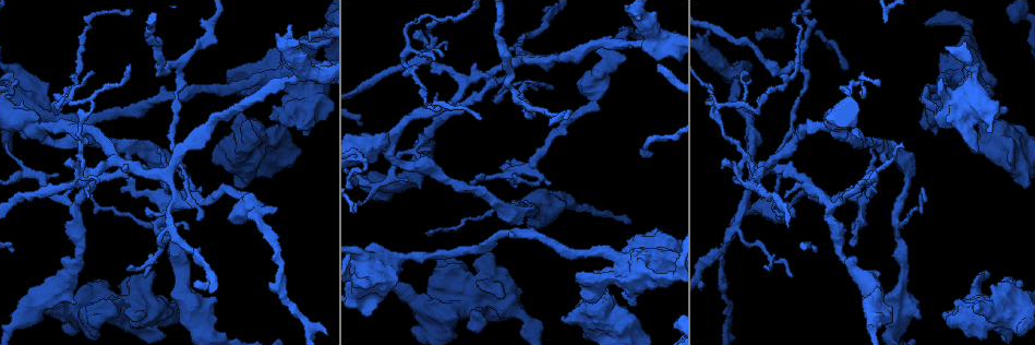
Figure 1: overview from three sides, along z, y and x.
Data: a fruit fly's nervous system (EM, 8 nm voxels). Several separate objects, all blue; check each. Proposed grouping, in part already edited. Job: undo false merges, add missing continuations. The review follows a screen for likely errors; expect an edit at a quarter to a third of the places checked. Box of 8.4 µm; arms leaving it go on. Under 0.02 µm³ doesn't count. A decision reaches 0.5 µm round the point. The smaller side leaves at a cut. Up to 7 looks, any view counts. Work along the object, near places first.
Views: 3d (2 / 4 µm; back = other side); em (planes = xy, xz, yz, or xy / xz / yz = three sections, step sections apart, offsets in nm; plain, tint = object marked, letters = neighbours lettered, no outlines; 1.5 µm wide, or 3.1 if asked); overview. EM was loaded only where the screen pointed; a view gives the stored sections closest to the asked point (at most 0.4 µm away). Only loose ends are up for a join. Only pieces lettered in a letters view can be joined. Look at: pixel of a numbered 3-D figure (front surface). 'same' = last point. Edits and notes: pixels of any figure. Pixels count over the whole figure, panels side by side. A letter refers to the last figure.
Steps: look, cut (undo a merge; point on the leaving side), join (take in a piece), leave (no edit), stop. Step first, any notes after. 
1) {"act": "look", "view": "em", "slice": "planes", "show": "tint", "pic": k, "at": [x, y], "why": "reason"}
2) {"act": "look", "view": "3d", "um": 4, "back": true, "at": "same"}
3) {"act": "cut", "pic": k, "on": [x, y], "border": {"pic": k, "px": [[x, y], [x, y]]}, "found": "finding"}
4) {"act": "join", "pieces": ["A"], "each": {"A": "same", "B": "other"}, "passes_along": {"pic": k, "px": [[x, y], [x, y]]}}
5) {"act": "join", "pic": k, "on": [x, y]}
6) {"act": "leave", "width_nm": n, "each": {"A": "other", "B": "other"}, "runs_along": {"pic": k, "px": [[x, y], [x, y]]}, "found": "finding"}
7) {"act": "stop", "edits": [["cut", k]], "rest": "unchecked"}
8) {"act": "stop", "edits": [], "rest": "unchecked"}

{"act": "look", "view": "3d", "um": 4, "pic": 1, "at": [651, 232]}

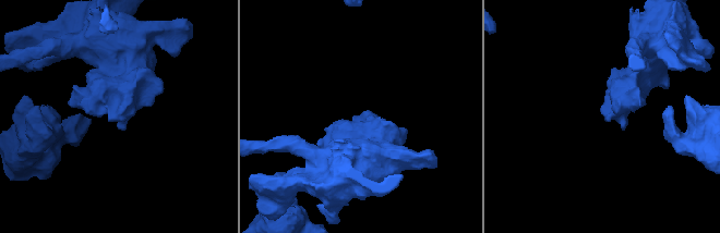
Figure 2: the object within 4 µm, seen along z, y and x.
{"act": "look", "view": "em", "slice": "planes", "show": "letters", "pic": 2, "at": [360, 117]}

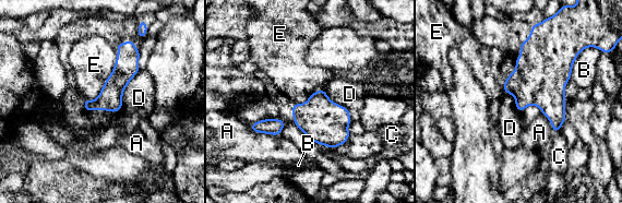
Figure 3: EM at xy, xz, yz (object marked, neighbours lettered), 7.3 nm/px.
{"act": "leave", "width_nm": 180, "each": {"A": "other", "B": "other", "C": "other", "D": "other", "E": "other"}, "runs_along": {"pic": 3, "px": [[130, 43], [114, 87], [86, 107]]}, "found": "all the same neuron"}

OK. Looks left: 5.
{"act": "look", "view": "3d", "um": 4, "back": true, "pic": 1, "at": [383, 145], "why": "abrupt turn"}

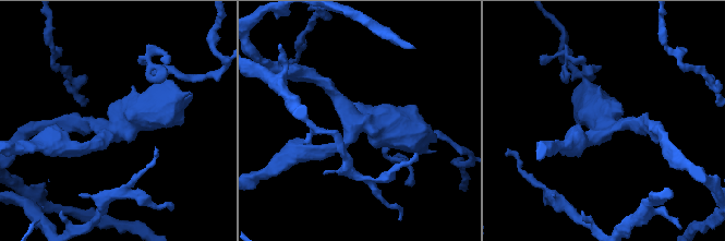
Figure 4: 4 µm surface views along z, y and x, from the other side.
{"act": "look", "view": "em", "slice": "planes", "show": "plain", "pic": 4, "at": [115, 130], "arms": 3, "arm_widths_nm": [180, 190, 600], "why": "shape alone is not enough"}

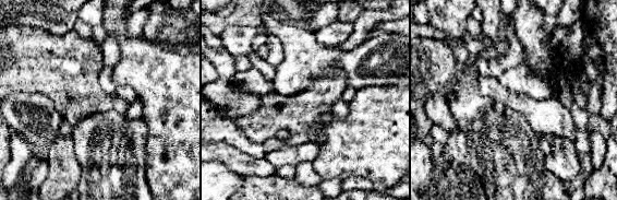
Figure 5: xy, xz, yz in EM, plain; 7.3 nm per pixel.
{"act": "look", "view": "em", "slice": "planes", "show": "letters", "at": "same", "why": "see the neighbours"}

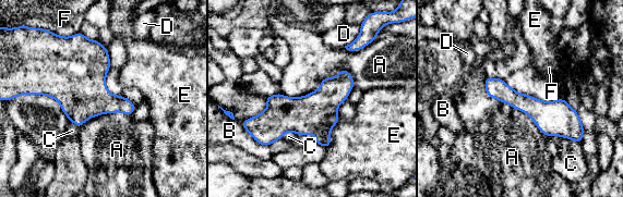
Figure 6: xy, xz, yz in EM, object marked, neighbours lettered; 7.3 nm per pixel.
{"act": "leave", "width_nm": 150, "each": {"A": "other", "B": "other", "C": "other", "D": "other", "E": "other", "F": "other"}, "runs_along": {"pic": 6, "px": [[349, 77], [311, 114], [246, 125]]}, "found": "one neuron here"}

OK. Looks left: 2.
{"act": "look", "view": "em", "um": 3.1, "slice": "planes", "show": "letters", "pic": 1, "at": [434, 67], "why": "a fork"}

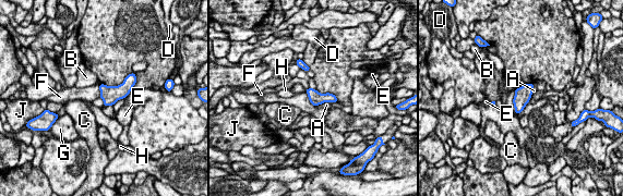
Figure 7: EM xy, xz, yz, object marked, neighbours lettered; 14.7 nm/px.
{"act": "leave", "each": {"A": "other", "B": "other", "C": "other", "D": "other", "E": "other", "F": "other", "G": "other", "H": "other", "J": "other"}, "border": {"pic": 7, "px": [[304, 92], [308, 99], [315, 106]]}, "found": "all the same neuron"}

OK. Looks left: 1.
{"act": "stop", "edits": [], "rest": "unchecked"}

